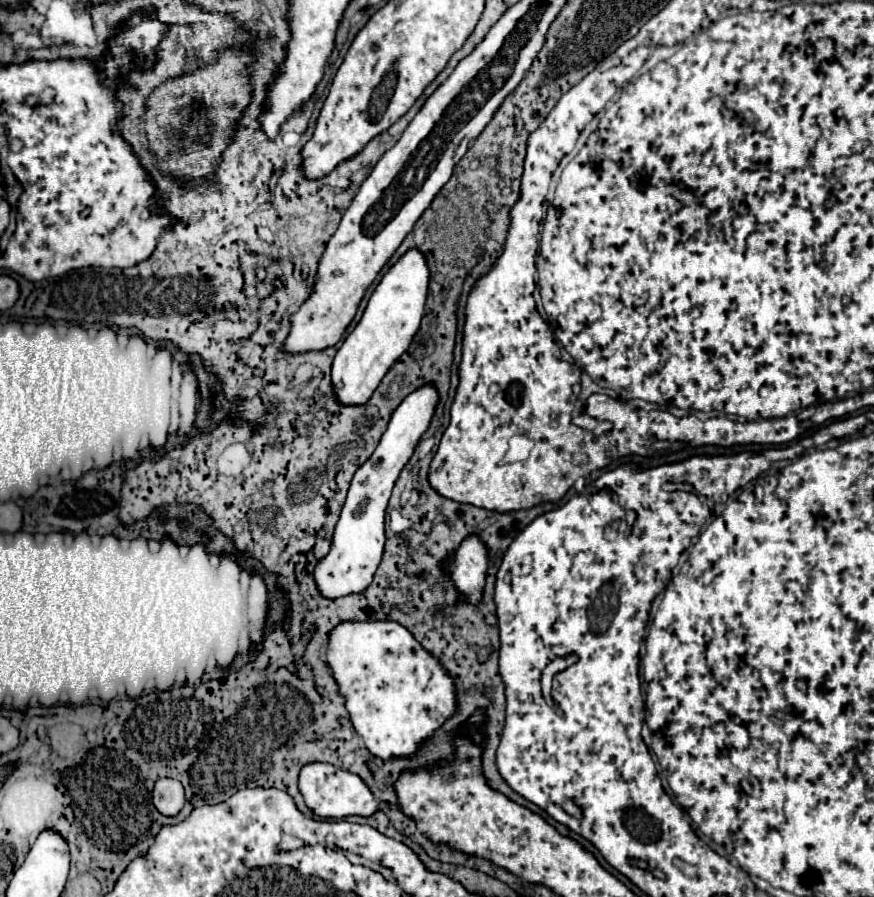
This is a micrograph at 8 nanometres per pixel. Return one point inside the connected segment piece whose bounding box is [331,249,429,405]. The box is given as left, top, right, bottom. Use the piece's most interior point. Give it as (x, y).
(392, 316)

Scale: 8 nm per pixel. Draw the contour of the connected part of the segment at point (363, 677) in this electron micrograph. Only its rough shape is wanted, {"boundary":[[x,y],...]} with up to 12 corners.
{"boundary":[[341,623],[327,663],[373,757],[415,757],[453,677],[399,623]]}

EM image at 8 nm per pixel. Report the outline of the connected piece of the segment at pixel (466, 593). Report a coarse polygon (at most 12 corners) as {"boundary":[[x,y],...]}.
{"boundary":[[465,539],[447,571],[463,599],[481,599],[487,551]]}

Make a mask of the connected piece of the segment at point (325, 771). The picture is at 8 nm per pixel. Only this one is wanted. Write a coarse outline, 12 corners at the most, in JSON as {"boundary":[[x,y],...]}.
{"boundary":[[329,763],[299,773],[319,817],[371,817],[381,809],[359,775]]}

